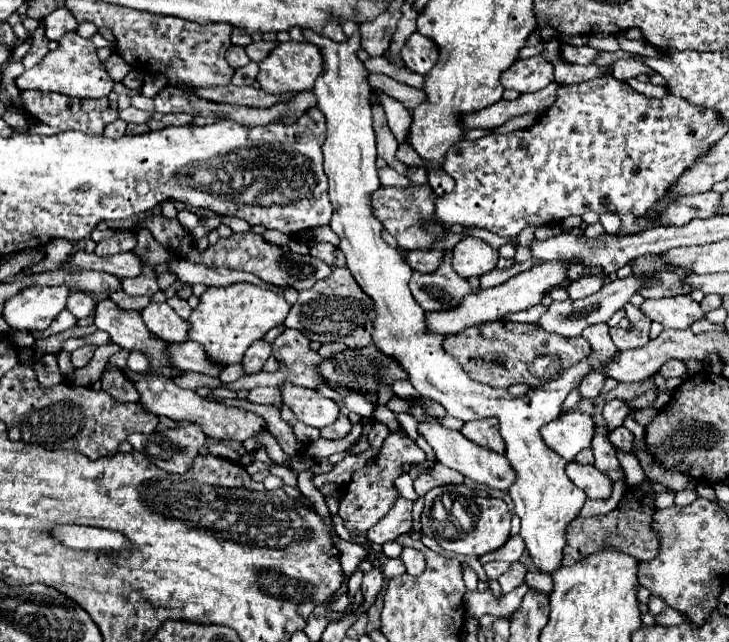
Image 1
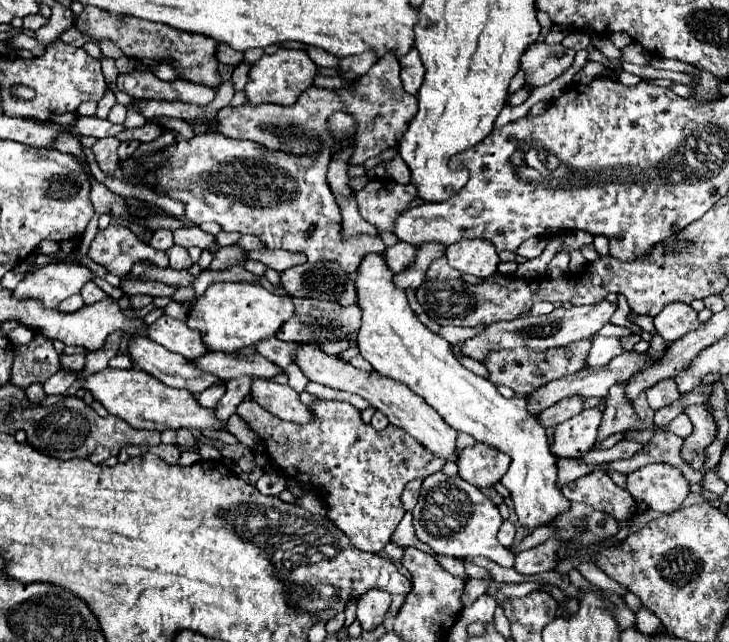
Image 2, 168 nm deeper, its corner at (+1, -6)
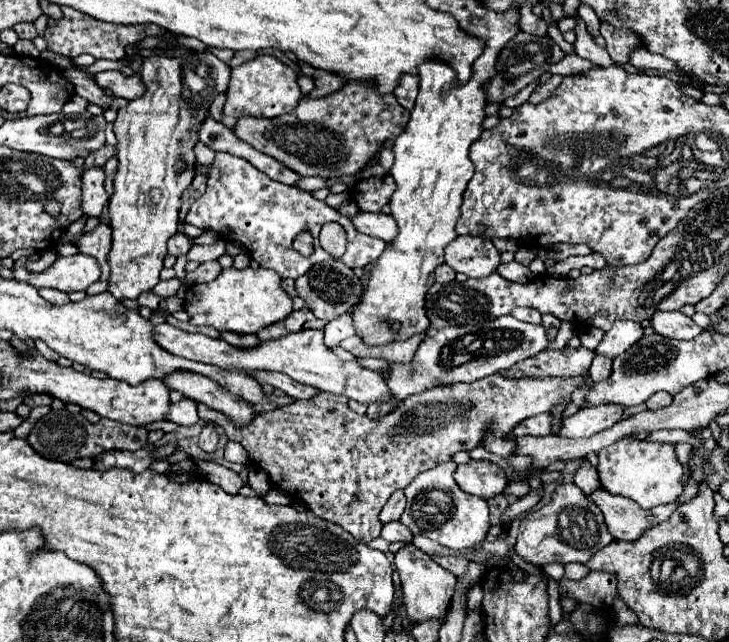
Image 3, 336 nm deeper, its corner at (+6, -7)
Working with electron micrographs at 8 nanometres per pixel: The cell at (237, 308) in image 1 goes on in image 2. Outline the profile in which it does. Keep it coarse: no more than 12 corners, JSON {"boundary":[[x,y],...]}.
{"boundary":[[213,283],[189,311],[209,351],[273,337],[291,297]]}

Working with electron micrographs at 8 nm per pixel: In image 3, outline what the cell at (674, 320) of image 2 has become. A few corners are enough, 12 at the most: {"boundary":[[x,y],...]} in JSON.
{"boundary":[[678,310],[656,312],[656,334],[692,340],[702,332]]}

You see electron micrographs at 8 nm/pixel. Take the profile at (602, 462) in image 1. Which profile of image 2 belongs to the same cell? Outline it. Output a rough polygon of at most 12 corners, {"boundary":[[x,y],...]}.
{"boundary":[[623,385],[611,387],[597,441],[637,427]]}

